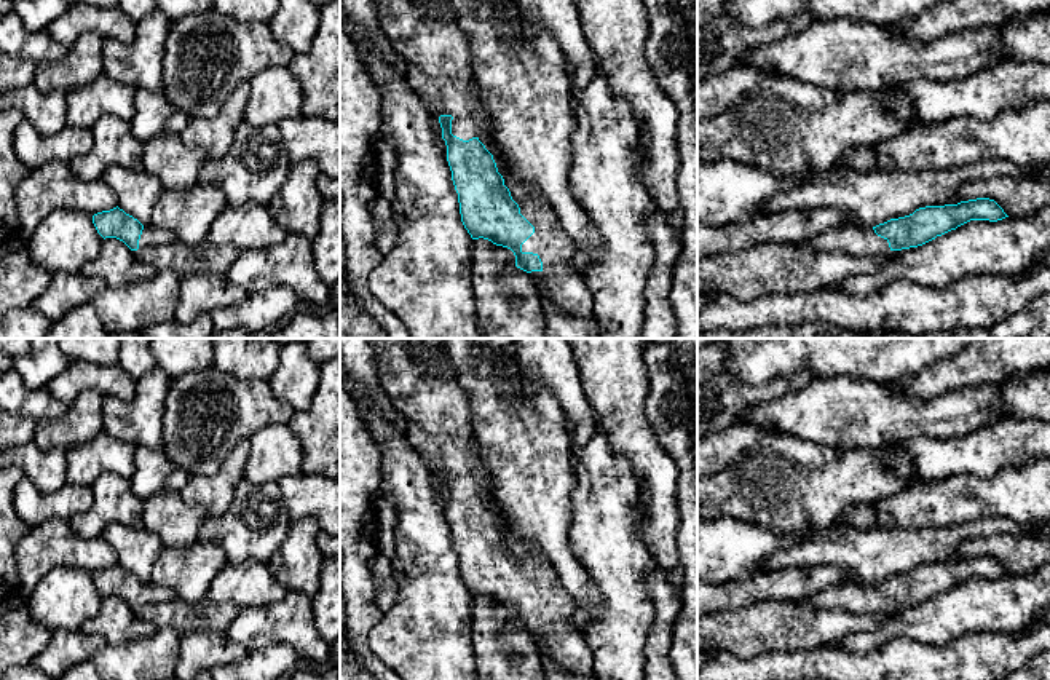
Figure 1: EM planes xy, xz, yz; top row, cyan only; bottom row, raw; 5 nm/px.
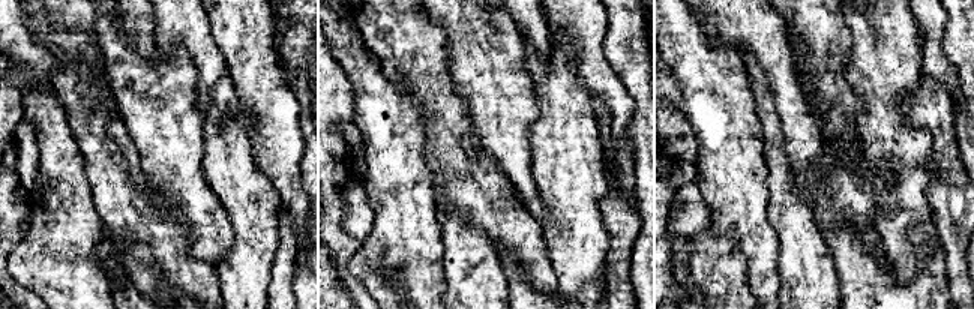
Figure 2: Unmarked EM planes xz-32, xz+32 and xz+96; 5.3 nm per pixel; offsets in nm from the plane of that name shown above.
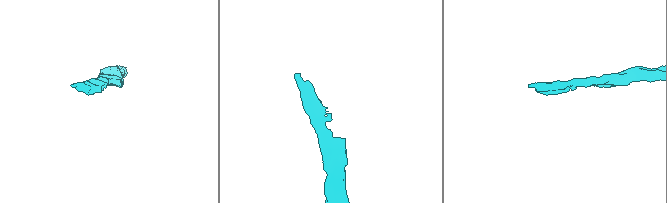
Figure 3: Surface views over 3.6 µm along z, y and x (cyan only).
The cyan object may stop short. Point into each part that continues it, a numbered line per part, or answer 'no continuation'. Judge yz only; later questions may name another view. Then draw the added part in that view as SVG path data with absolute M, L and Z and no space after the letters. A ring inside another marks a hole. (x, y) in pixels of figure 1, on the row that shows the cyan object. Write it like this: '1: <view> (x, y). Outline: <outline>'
no continuation

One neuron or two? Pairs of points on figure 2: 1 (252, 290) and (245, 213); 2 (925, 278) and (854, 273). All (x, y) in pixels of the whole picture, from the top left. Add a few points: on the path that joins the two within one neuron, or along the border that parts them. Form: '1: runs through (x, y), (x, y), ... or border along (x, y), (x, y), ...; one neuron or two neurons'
1: runs through (249, 270), (249, 233); one neuron
2: runs through (907, 290), (872, 290); one neuron

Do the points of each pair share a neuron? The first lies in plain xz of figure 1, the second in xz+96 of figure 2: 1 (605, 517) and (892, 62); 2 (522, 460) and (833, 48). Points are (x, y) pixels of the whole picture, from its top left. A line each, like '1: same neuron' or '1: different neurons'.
1: same neuron
2: same neuron

